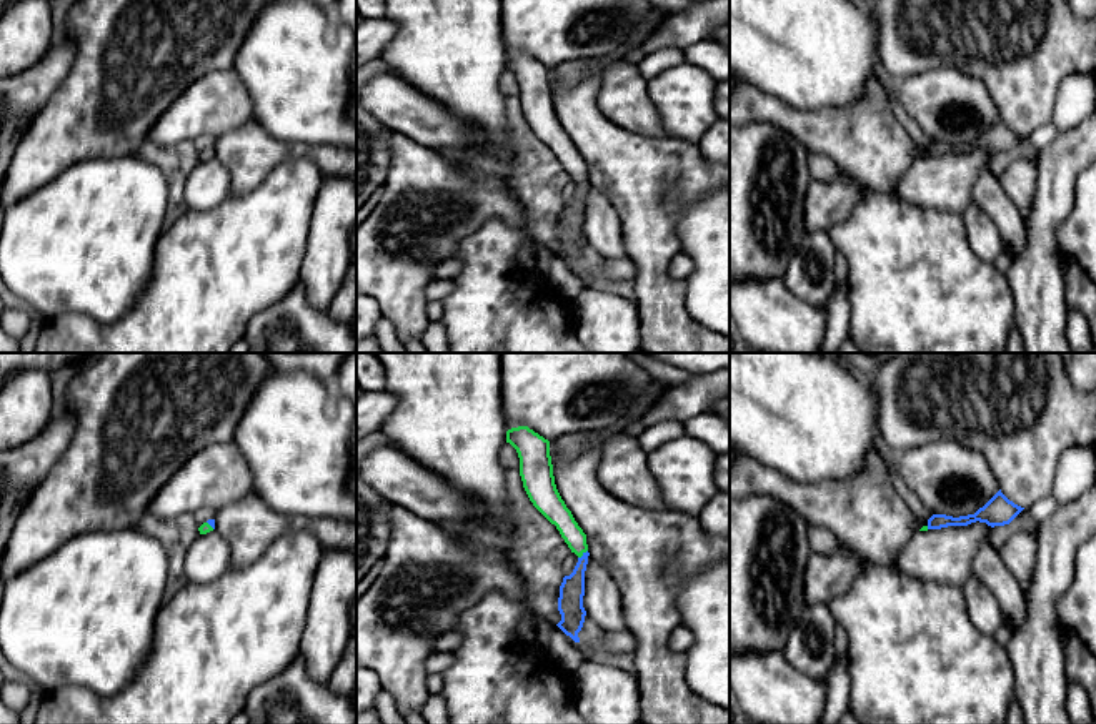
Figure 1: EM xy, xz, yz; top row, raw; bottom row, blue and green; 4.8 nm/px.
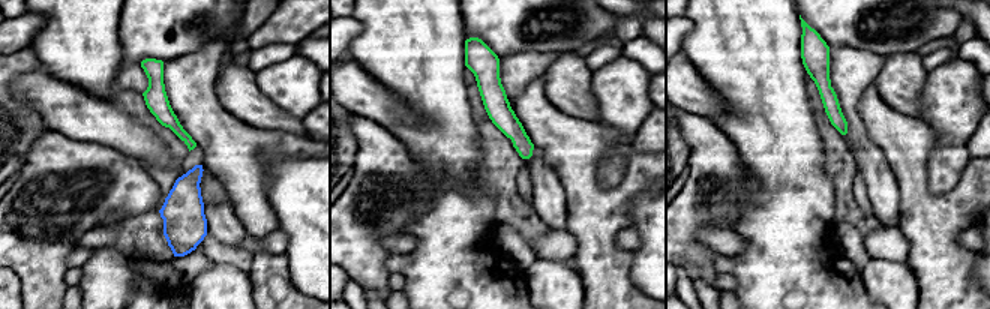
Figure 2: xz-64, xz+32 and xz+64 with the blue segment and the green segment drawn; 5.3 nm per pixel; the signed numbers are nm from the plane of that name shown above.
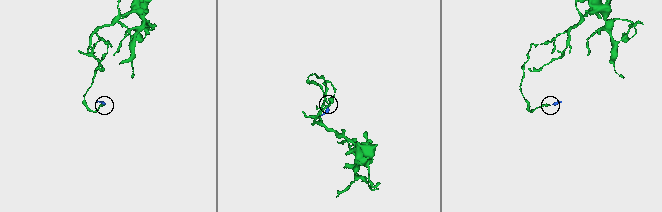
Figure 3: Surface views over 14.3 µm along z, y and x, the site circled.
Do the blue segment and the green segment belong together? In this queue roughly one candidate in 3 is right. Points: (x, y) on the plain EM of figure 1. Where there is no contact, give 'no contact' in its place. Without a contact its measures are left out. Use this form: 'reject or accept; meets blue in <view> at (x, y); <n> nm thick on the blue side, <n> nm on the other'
accept; meets blue in xz at (583, 182); 130 nm thick on the blue side, 110 nm on the other

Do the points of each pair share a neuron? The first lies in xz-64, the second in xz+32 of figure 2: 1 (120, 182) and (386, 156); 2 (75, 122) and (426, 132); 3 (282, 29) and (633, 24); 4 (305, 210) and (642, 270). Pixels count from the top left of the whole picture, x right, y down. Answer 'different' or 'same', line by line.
1: same
2: different
3: same
4: same

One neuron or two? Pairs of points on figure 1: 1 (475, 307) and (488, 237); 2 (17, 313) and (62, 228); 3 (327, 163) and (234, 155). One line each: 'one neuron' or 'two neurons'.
1: one neuron
2: two neurons
3: one neuron

